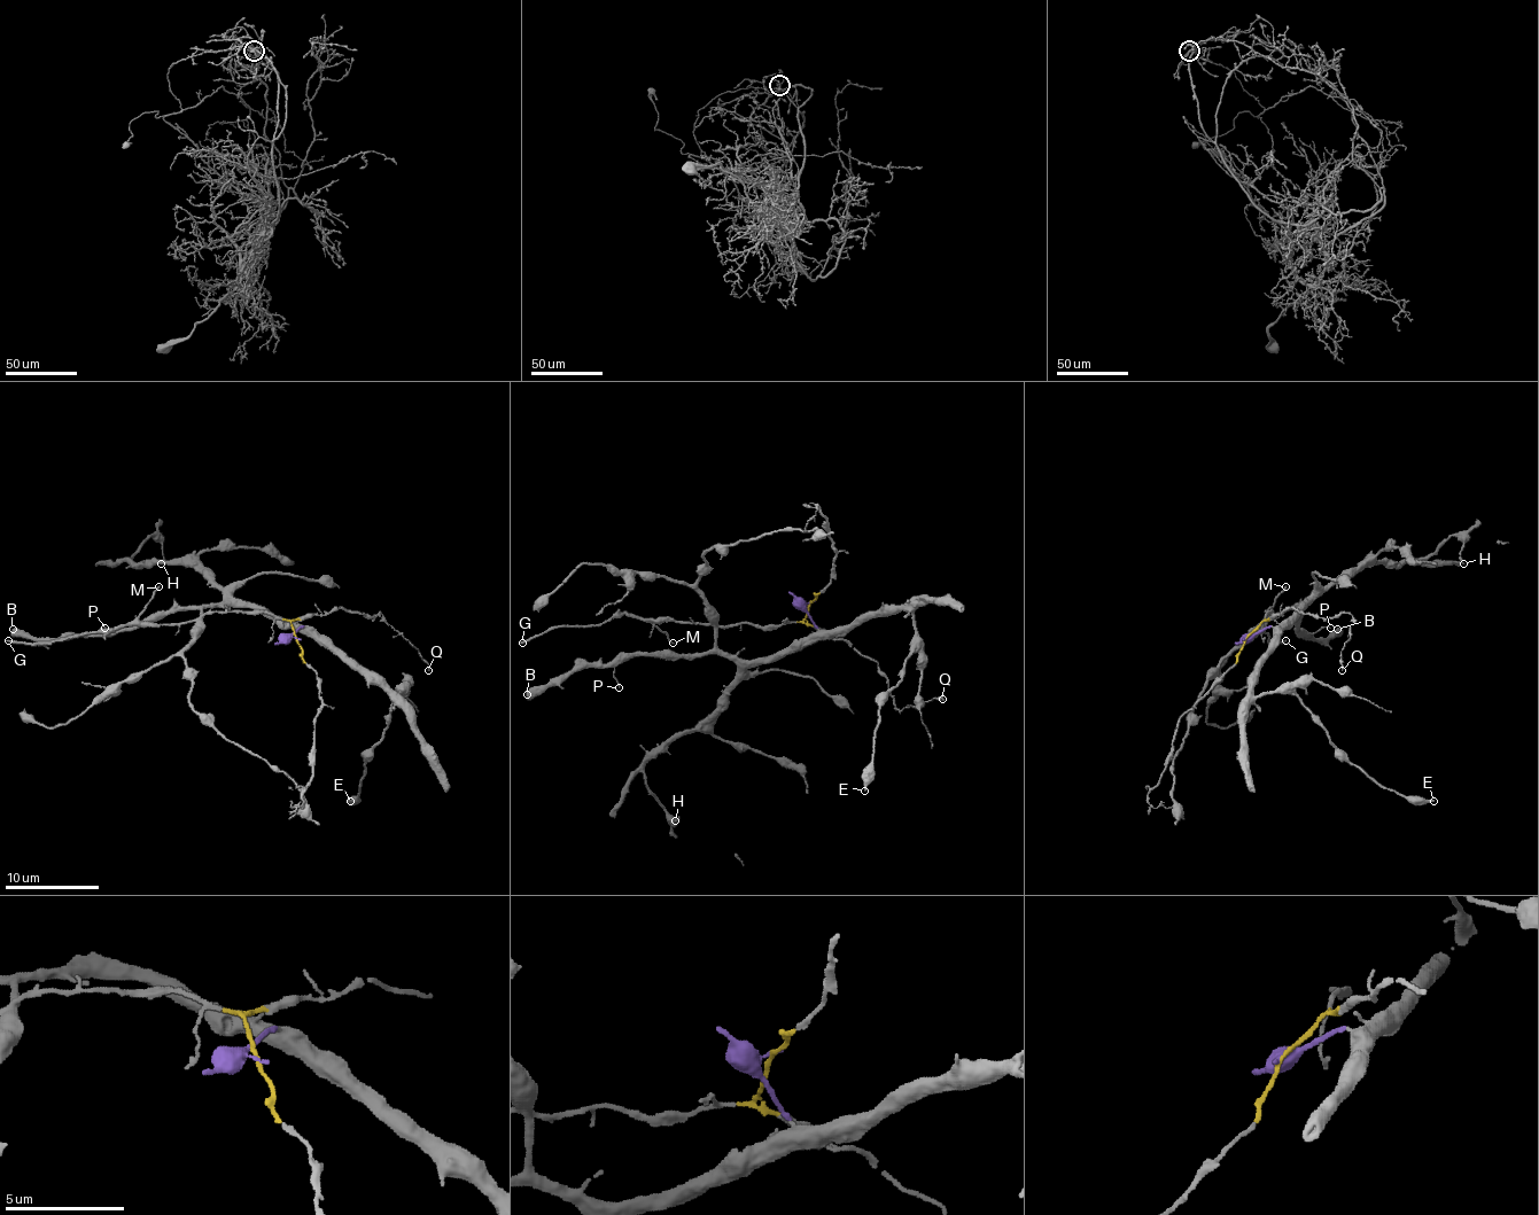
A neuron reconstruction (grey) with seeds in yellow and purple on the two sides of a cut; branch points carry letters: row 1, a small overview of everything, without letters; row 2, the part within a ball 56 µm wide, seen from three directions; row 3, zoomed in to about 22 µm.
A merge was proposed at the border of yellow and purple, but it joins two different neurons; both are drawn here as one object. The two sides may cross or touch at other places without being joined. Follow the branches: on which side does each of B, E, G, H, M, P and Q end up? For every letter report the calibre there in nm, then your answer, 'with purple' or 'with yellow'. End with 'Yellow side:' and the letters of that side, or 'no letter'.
B: calibre 550 nm; with purple
E: calibre 240 nm; with purple
G: calibre 200 nm; with yellow
H: calibre 150 nm; with purple
M: calibre 150 nm; with yellow
P: calibre 100 nm; with purple
Q: calibre 130 nm; with yellow
Yellow side: G, M, Q

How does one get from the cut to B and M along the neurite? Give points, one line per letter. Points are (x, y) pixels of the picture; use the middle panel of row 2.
B: (809, 604), (807, 613), (816, 630), (758, 660), (688, 653), (622, 655), (606, 664), (573, 669), (526, 695)
M: (809, 604), (800, 620), (778, 624), (652, 622), (674, 644)

